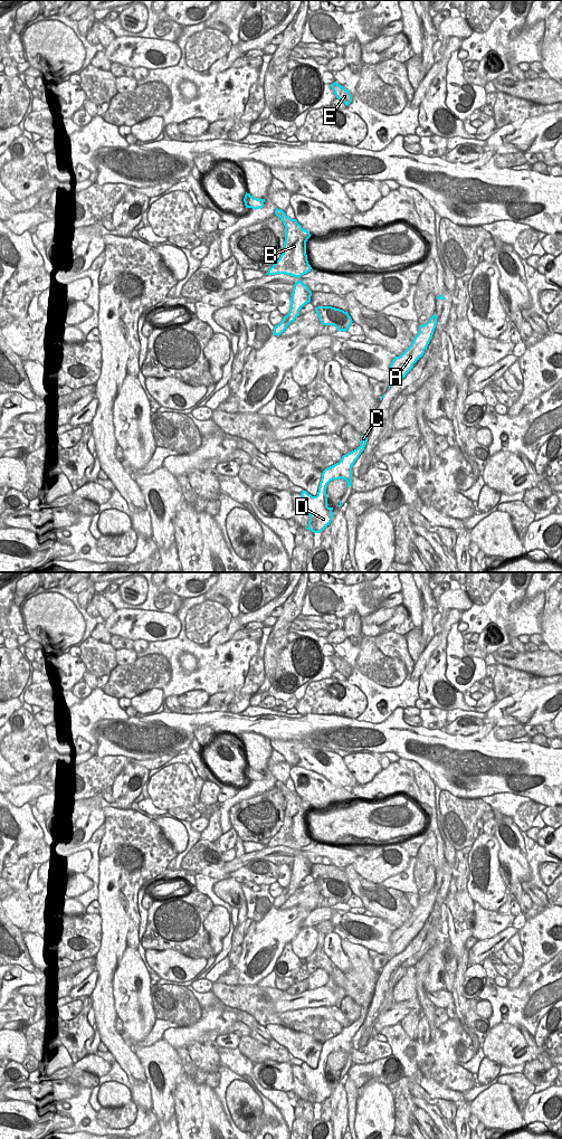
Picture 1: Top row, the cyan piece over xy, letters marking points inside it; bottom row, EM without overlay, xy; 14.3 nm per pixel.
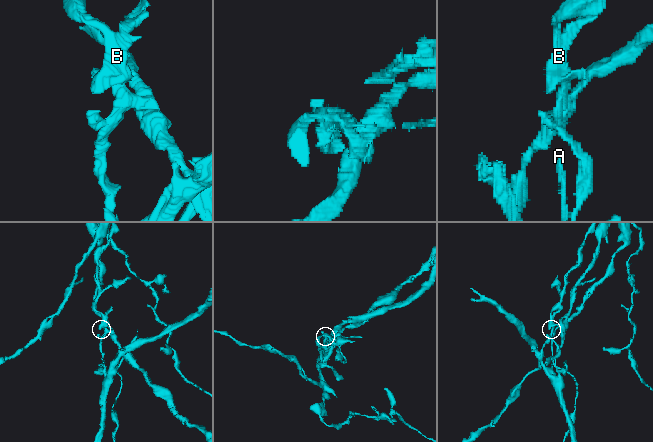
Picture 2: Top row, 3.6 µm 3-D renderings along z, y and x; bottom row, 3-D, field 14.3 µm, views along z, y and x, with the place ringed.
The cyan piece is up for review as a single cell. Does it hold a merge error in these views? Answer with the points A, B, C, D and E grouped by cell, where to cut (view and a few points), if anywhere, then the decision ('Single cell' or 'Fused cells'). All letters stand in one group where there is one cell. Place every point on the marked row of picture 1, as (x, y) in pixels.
Groups: A C / B D E. Split along xy (355, 449), (360, 453). Fused cells.

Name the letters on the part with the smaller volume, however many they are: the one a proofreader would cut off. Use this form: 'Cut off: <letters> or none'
Cut off: A, C

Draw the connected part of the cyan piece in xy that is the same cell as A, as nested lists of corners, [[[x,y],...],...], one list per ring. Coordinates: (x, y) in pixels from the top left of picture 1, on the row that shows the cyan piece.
[[[435,314],[429,321],[419,325],[419,332],[415,336],[411,345],[399,357],[394,357],[390,364],[391,378],[389,380],[389,389],[397,382],[401,381],[407,373],[413,368],[413,364],[423,355],[437,324],[437,315]]]

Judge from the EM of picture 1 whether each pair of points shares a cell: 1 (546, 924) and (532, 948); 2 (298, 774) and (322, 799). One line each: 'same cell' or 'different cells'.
1: same cell
2: same cell

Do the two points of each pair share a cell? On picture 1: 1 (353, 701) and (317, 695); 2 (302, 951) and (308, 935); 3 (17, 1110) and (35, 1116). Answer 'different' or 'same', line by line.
1: same
2: same
3: same

